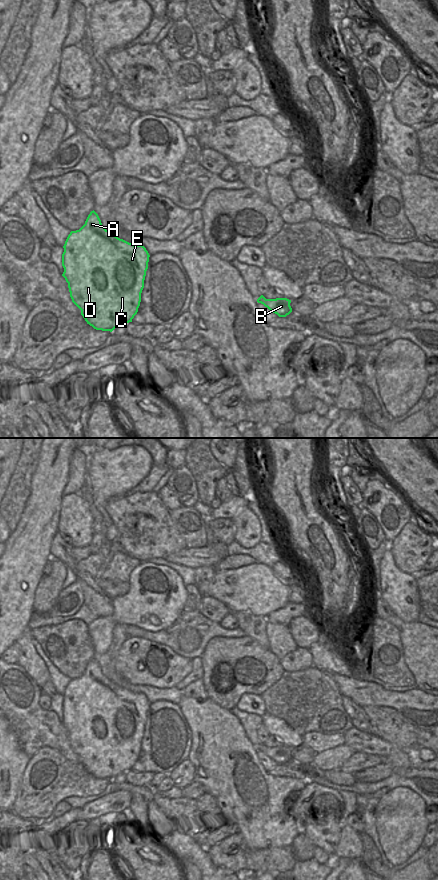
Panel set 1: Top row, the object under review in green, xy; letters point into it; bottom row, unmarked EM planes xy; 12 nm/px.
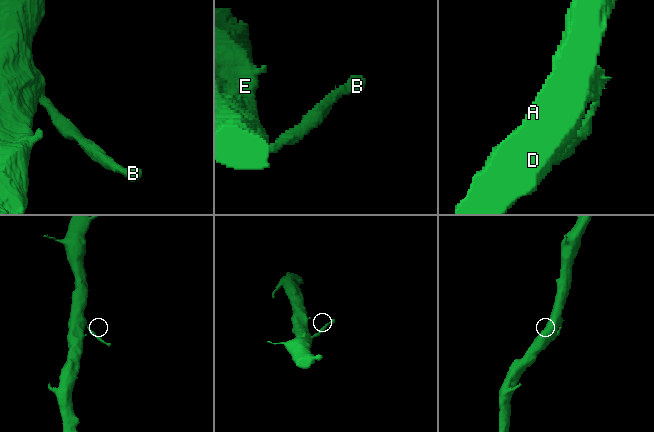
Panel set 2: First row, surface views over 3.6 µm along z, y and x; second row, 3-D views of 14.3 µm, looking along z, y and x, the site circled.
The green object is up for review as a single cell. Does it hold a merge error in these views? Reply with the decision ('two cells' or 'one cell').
one cell

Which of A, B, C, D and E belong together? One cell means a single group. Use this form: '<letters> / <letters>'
A B C D E

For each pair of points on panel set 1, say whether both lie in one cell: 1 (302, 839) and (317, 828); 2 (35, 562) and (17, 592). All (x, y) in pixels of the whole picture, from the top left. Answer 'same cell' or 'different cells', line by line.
1: different cells
2: same cell

